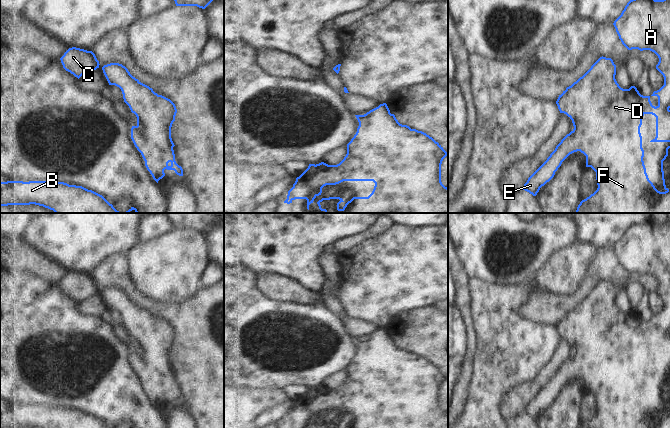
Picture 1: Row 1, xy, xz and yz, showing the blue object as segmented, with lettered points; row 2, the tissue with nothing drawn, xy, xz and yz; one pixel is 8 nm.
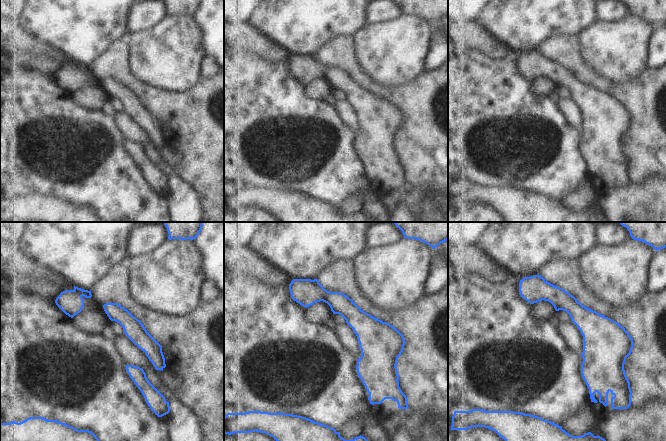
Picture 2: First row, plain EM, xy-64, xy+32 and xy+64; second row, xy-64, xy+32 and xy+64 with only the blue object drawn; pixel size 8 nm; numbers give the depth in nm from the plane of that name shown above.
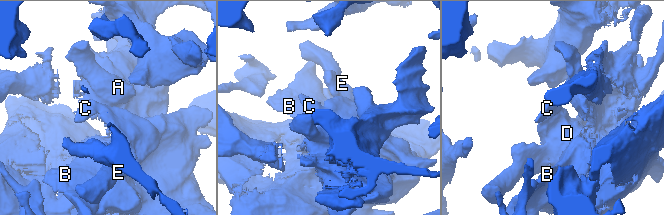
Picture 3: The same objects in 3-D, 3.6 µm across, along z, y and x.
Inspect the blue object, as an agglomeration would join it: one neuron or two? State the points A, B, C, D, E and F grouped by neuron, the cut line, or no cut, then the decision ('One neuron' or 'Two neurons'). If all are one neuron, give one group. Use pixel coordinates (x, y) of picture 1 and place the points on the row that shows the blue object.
Groups: A B C D E F. No split. One neuron.

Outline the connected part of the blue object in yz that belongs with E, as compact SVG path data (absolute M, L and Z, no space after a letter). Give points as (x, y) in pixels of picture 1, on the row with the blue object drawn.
M630 0L622 11L621 15L614 21L613 23L616 32L621 40L622 44L628 49L638 49L640 51L650 50L654 52L658 58L659 62L656 65L656 69L663 75L664 77L664 85L657 91L654 91L651 96L658 97L658 105L655 107L652 105L650 101L651 96L643 96L639 93L635 86L631 86L629 89L623 89L619 86L615 79L616 75L616 65L614 64L611 58L600 57L591 68L576 82L574 82L571 86L567 87L565 91L561 95L559 95L556 104L560 113L566 114L573 123L574 129L567 134L561 142L556 146L555 150L550 154L547 160L528 178L527 182L524 184L523 189L533 196L536 196L539 192L540 188L544 186L547 182L549 182L555 175L555 172L561 166L562 162L572 153L580 151L586 156L586 167L591 167L596 172L596 180L598 188L597 190L591 194L586 199L582 200L577 207L576 213L670 213L670 146L666 148L666 155L661 160L661 172L662 172L662 180L663 186L666 190L665 192L658 191L653 183L649 180L648 175L646 173L646 168L644 165L643 157L644 150L642 148L642 136L640 133L640 127L642 125L642 118L645 114L652 114L656 117L656 137L650 142L670 142L670 0Z

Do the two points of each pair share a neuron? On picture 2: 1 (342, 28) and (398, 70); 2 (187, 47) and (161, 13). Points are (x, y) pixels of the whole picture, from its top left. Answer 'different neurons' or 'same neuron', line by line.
1: different neurons
2: different neurons

